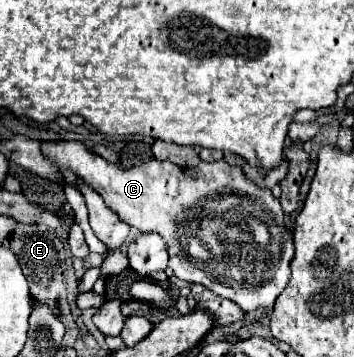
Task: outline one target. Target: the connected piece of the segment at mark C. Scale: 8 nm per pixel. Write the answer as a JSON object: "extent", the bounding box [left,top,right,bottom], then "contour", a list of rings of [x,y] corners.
{"extent":[42,141,276,235],"contour":[[[44,141],[42,155],[46,161],[56,165],[58,169],[70,169],[78,179],[88,183],[96,193],[102,195],[108,209],[112,209],[124,223],[136,227],[140,233],[158,233],[162,235],[162,205],[176,203],[194,203],[190,195],[220,195],[220,193],[238,193],[256,201],[276,199],[270,189],[258,187],[250,181],[242,167],[230,167],[226,161],[216,163],[200,163],[196,167],[178,167],[170,161],[160,161],[152,157],[150,161],[124,169],[118,163],[110,163],[104,157],[86,149],[82,141]]]}

